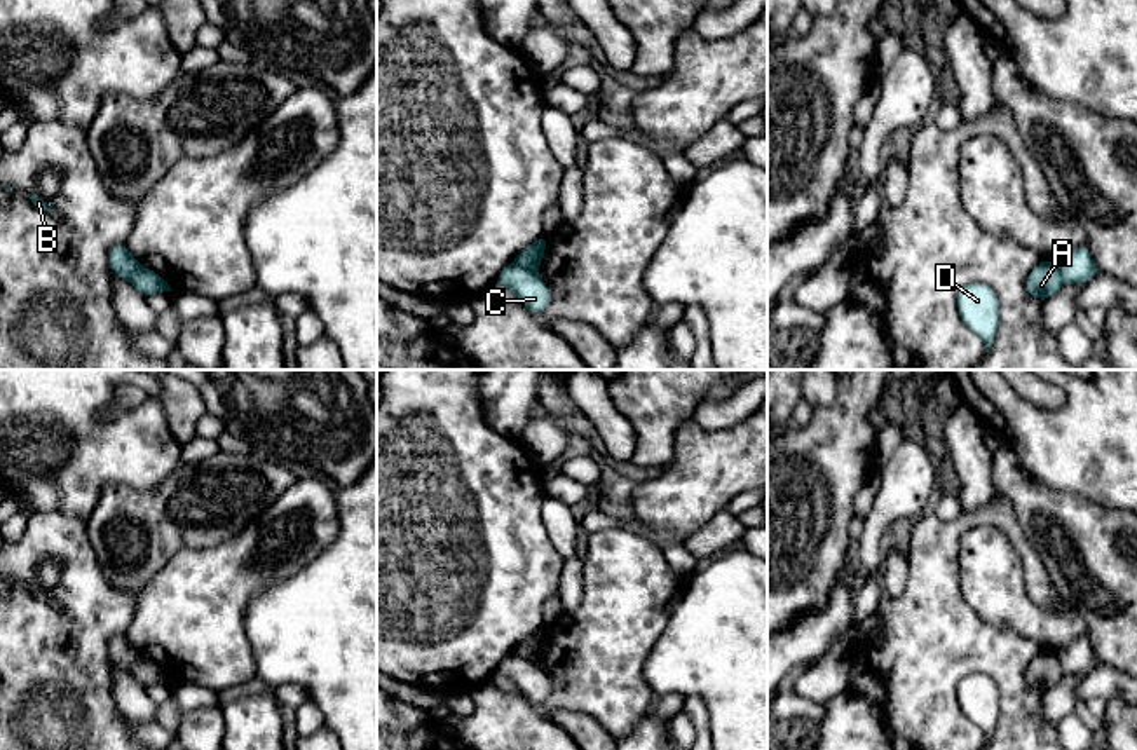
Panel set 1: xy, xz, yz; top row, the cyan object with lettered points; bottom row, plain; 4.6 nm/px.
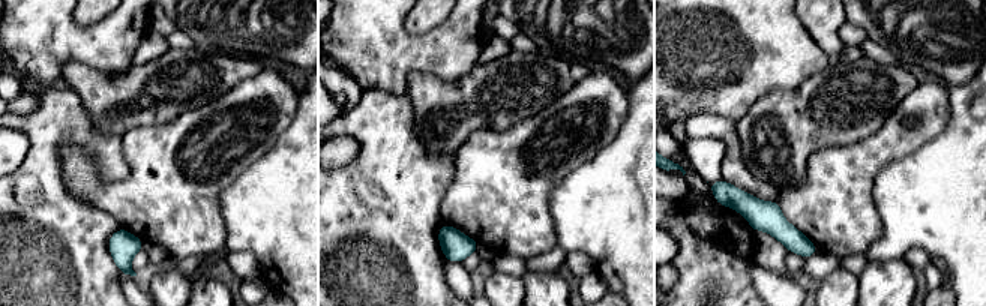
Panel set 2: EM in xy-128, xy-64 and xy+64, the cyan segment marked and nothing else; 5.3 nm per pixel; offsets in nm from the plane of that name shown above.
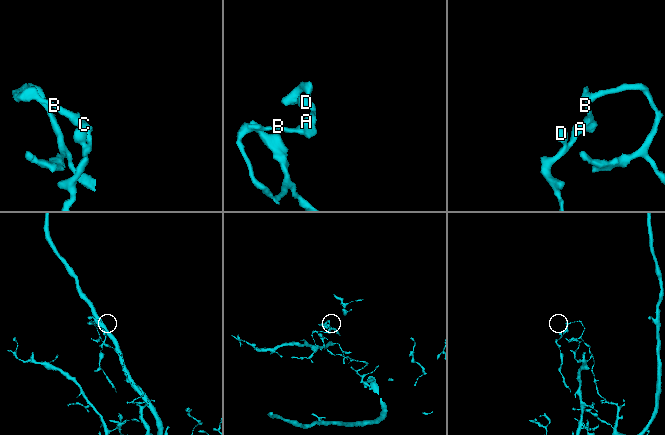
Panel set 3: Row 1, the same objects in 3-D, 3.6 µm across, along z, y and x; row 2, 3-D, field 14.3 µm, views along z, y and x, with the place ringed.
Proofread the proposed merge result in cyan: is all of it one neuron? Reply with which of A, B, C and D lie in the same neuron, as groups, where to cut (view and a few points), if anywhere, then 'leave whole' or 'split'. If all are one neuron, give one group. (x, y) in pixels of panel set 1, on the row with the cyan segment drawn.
A D / B C | xz (513, 262), (536, 272) | split

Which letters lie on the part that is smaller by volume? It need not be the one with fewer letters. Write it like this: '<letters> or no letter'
A, D

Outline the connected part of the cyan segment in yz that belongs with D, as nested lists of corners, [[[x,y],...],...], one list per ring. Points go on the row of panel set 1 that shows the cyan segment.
[[[971,283],[957,291],[961,321],[975,331],[991,351],[999,326],[999,302],[994,290],[984,283]]]

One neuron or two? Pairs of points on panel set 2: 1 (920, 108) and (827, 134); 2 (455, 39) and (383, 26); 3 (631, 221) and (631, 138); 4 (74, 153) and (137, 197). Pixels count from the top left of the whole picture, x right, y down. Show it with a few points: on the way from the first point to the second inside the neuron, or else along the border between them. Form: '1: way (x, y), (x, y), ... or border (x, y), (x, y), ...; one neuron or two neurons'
1: border (911, 92), (874, 132), (860, 140); two neurons
2: way (437, 44), (401, 44); one neuron
3: way (631, 200), (631, 159); one neuron
4: way (81, 171), (105, 195), (119, 197); one neuron

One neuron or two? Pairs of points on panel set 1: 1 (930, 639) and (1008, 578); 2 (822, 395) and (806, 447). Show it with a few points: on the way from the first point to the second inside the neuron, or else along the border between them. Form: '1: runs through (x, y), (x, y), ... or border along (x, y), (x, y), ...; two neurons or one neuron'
1: border along (958, 567), (961, 597), (987, 621), (1008, 625); two neurons
2: border along (839, 388), (829, 405), (813, 410); two neurons

